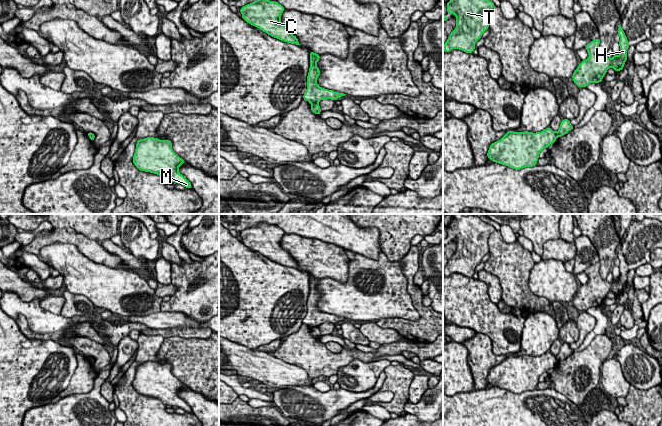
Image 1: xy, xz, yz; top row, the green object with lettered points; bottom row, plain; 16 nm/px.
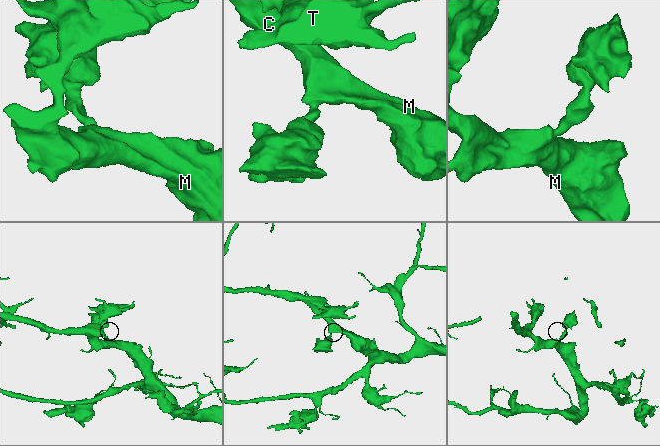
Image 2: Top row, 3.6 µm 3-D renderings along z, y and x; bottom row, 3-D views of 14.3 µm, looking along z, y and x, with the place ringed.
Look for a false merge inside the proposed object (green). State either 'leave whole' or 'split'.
split

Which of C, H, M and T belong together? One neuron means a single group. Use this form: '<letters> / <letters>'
C M T / H

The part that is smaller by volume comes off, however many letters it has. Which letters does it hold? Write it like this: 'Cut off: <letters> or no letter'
Cut off: H

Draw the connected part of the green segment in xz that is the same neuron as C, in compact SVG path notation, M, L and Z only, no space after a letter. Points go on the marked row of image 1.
M256 0L240 8L242 19L245 20L248 24L259 28L268 35L281 41L300 45L297 37L294 36L291 31L281 22L281 15L284 10L285 8L281 4L270 0Z

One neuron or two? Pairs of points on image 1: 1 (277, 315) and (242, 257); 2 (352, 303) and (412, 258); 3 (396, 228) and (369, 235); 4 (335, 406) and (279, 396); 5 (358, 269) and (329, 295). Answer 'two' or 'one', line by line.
1: one
2: two
3: two
4: one
5: one

